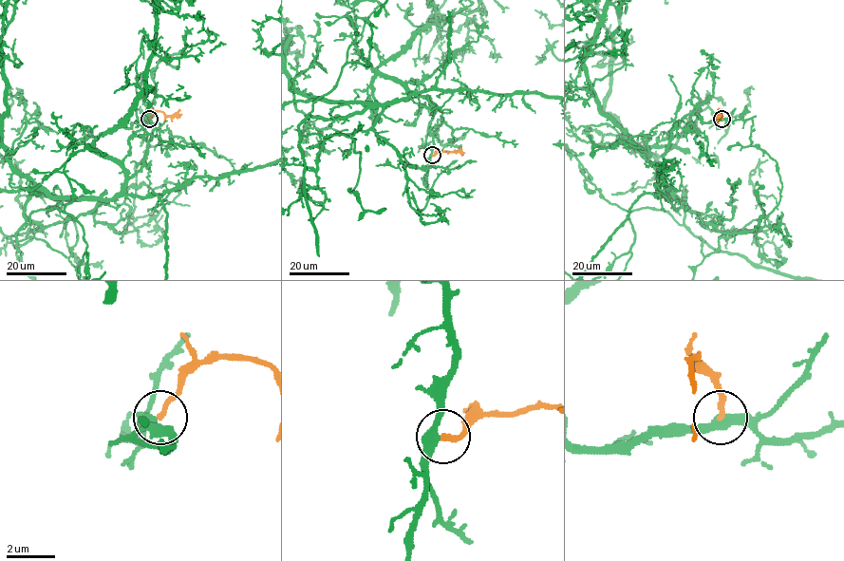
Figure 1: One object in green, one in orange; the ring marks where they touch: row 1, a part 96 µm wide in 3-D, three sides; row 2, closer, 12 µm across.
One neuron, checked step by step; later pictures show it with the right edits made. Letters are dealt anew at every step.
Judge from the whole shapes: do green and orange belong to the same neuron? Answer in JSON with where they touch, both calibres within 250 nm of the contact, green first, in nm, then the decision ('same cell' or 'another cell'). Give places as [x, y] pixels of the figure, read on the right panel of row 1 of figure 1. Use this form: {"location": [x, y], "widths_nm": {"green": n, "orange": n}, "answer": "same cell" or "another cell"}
{"location": [722, 119], "widths_nm": {"green": 400, "orange": 220}, "answer": "same cell"}

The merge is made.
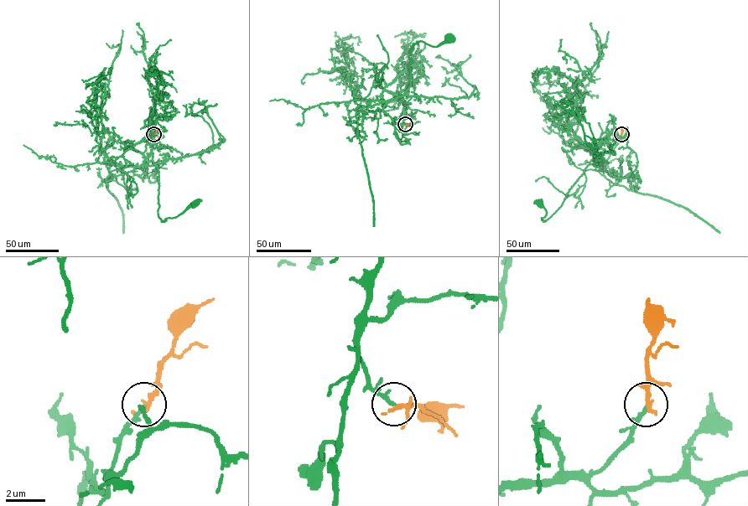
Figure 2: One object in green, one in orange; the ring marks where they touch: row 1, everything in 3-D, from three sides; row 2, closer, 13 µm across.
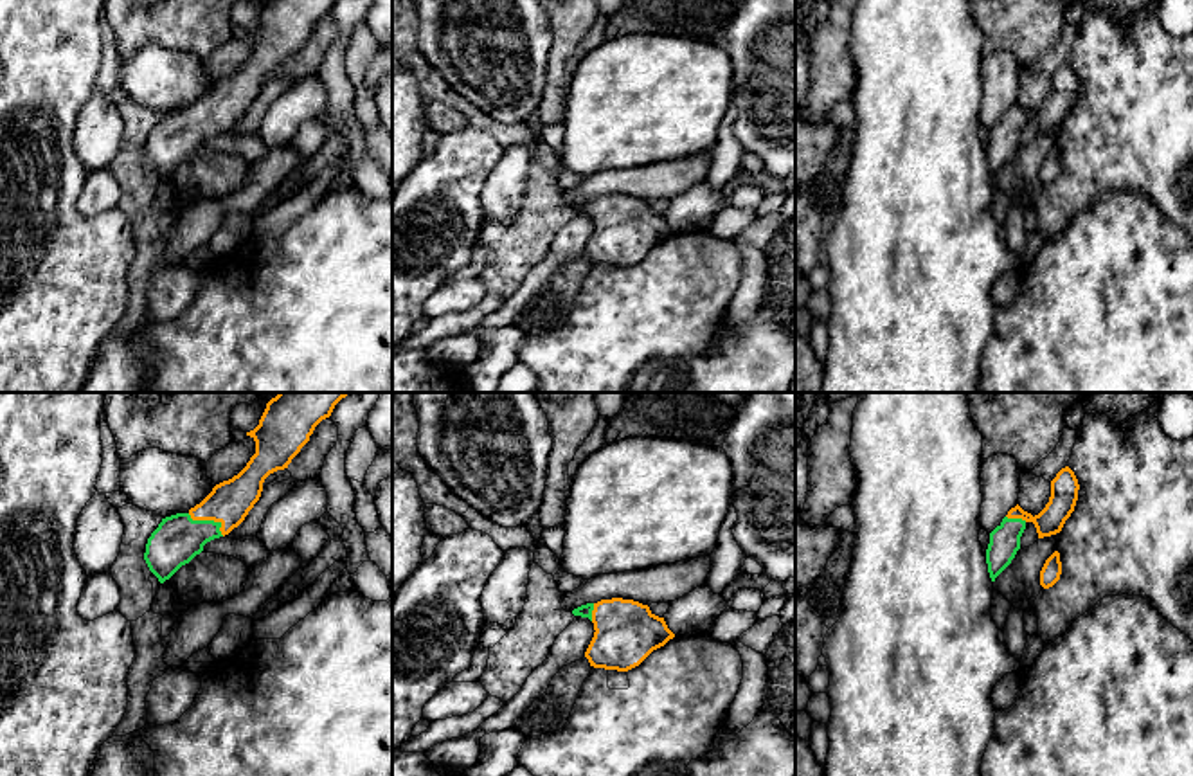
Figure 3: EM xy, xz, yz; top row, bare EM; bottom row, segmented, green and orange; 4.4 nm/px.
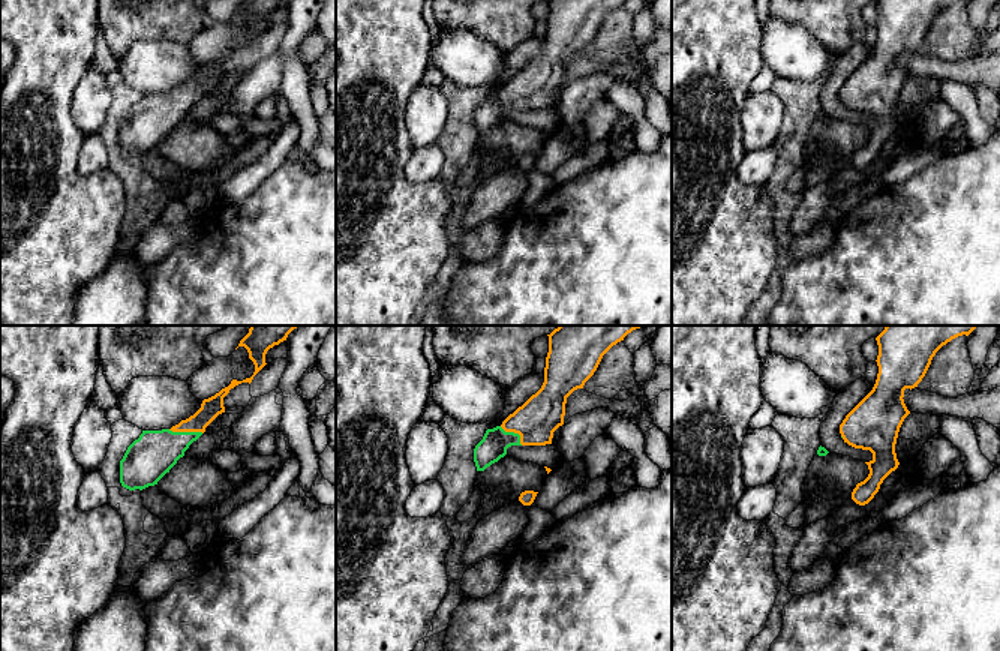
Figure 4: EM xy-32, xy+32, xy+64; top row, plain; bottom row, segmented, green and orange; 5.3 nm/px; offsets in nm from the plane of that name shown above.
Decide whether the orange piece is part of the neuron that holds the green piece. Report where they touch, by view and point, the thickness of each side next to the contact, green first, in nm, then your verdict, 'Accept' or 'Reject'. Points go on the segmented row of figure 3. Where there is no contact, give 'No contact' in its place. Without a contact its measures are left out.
Touches green at xy (209, 521). Thickness 220 nm (green) against 190 nm. Accept

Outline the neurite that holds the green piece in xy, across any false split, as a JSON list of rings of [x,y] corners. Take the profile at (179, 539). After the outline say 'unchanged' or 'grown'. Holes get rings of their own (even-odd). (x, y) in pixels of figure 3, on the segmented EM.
[[[279,393],[266,403],[259,425],[247,432],[256,441],[256,454],[247,466],[229,481],[212,488],[212,492],[187,513],[176,513],[162,519],[146,544],[144,560],[160,583],[169,580],[182,565],[189,564],[203,551],[203,546],[214,538],[229,535],[238,528],[254,504],[259,501],[265,479],[288,468],[292,459],[309,441],[315,427],[331,416],[335,405],[353,393]]] | grown

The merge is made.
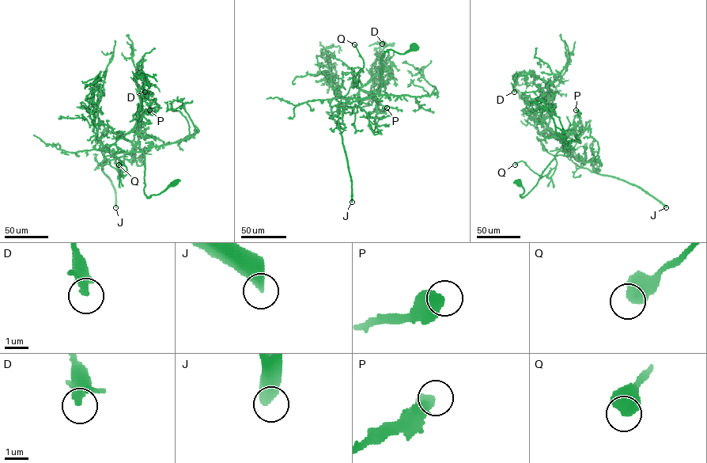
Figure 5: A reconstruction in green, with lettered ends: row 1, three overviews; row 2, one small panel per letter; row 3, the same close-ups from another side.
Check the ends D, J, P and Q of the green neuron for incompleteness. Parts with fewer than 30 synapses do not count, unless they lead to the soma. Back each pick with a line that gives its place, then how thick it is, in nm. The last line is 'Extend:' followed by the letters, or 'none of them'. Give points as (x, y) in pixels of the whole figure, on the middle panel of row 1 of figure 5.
J: at (352, 202); 500 nm thick
Extend: J

